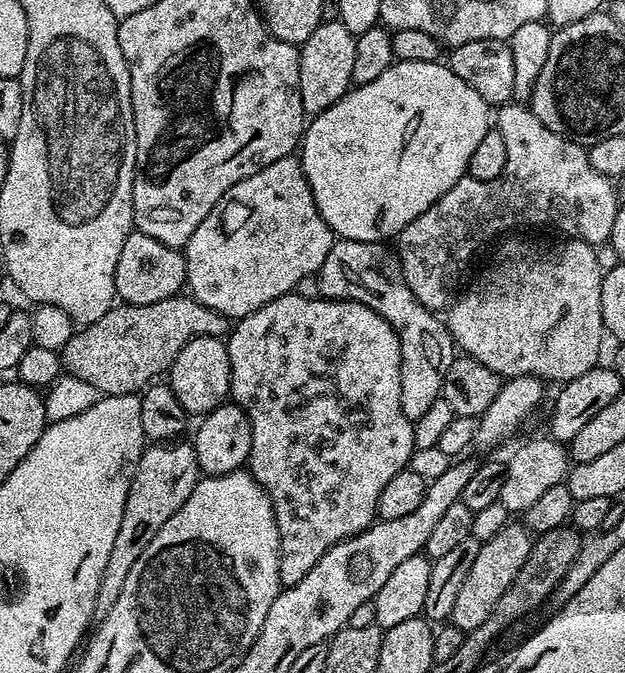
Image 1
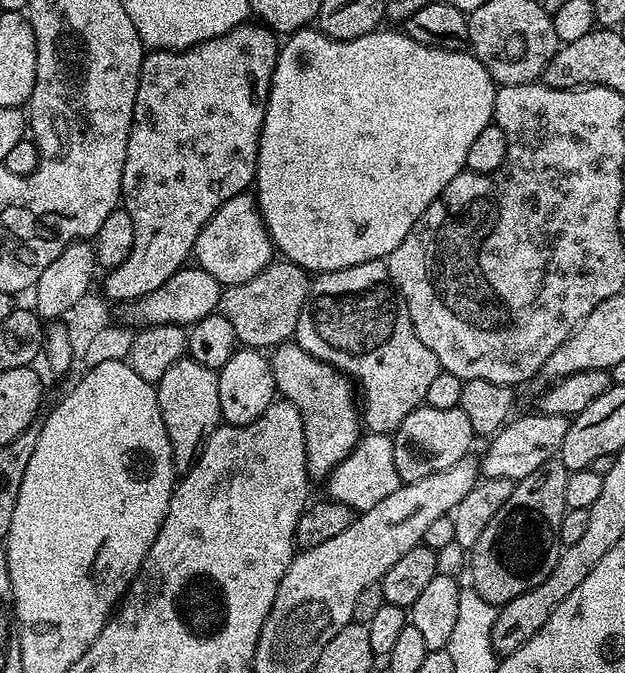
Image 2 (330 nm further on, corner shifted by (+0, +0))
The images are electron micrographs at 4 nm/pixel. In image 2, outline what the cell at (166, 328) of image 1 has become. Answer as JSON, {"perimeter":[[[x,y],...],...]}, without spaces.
{"perimeter":[[[281,259],[268,264],[246,282],[227,285],[220,294],[218,315],[234,326],[236,339],[243,347],[274,349],[295,337],[298,318],[308,297],[309,283],[309,273],[289,260]]]}

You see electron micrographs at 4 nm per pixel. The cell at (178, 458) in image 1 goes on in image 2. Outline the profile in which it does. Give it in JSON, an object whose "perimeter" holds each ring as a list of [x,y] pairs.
{"perimeter":[[[185,358],[174,362],[154,387],[162,410],[162,422],[166,422],[174,466],[177,473],[183,474],[196,465],[204,449],[204,441],[222,423],[218,406],[218,372],[215,368],[202,366],[202,362]]]}

